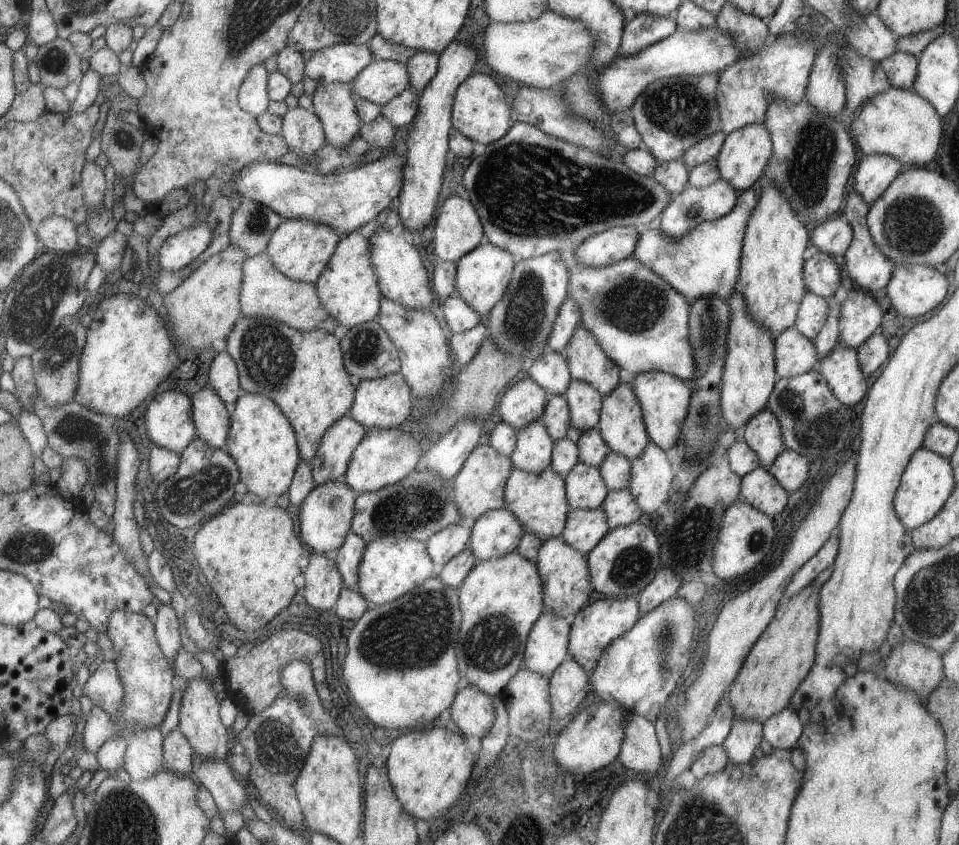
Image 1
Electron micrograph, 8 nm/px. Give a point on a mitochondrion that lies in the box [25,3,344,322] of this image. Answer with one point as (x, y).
(54, 61)

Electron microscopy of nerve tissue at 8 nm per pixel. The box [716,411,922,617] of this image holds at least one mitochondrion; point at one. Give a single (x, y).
(757, 539)

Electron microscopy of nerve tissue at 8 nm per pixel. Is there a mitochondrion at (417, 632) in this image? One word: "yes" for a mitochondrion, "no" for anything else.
yes

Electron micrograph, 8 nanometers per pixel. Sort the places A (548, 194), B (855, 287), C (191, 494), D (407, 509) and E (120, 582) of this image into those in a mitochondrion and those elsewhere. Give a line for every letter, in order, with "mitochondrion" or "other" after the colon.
A: mitochondrion
B: other
C: mitochondrion
D: mitochondrion
E: other

